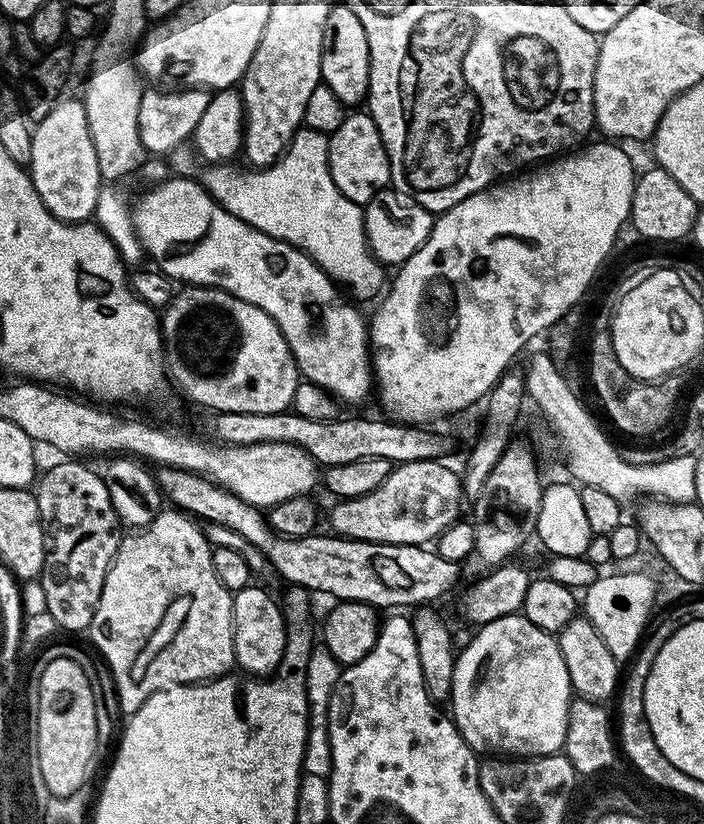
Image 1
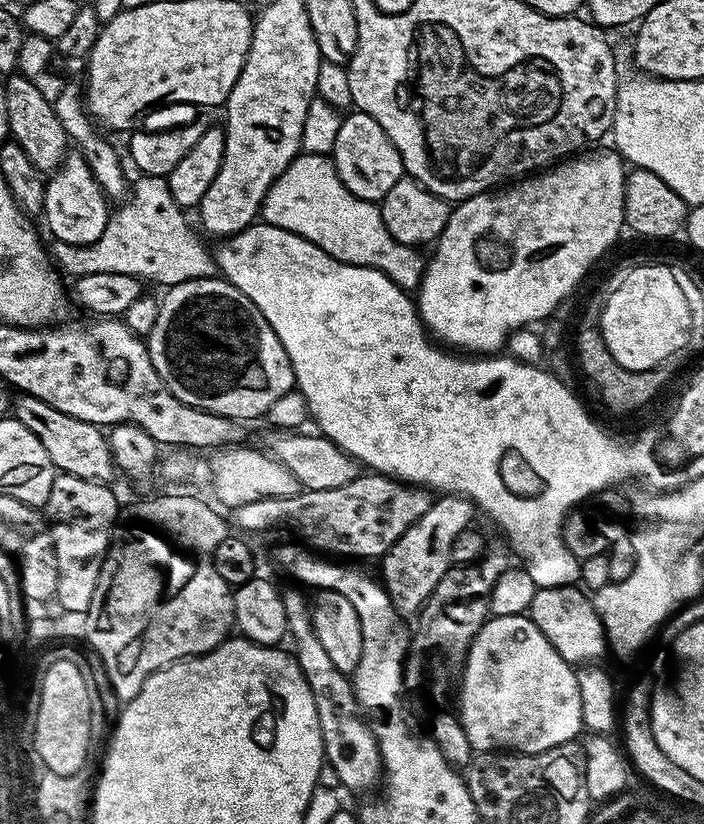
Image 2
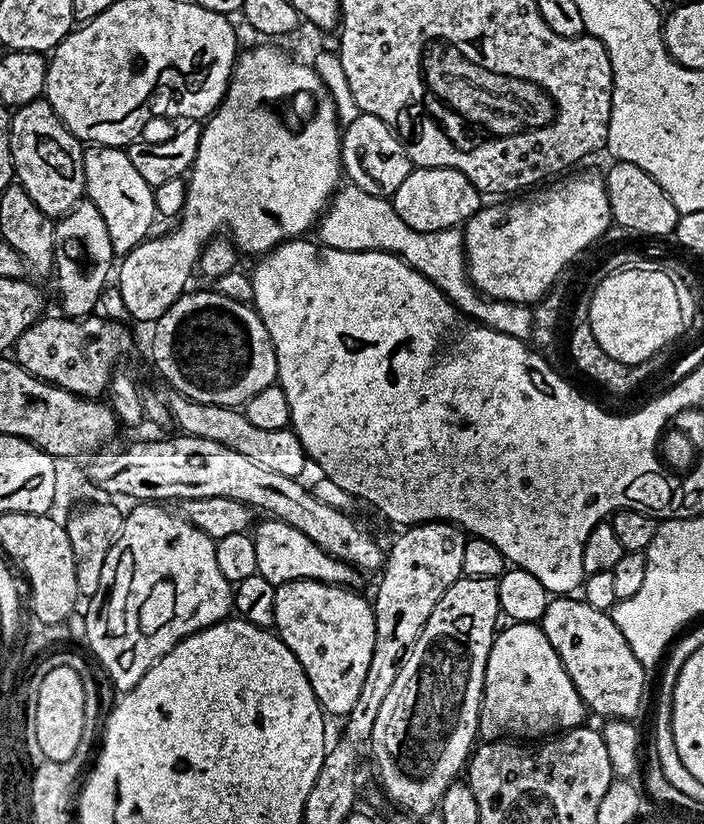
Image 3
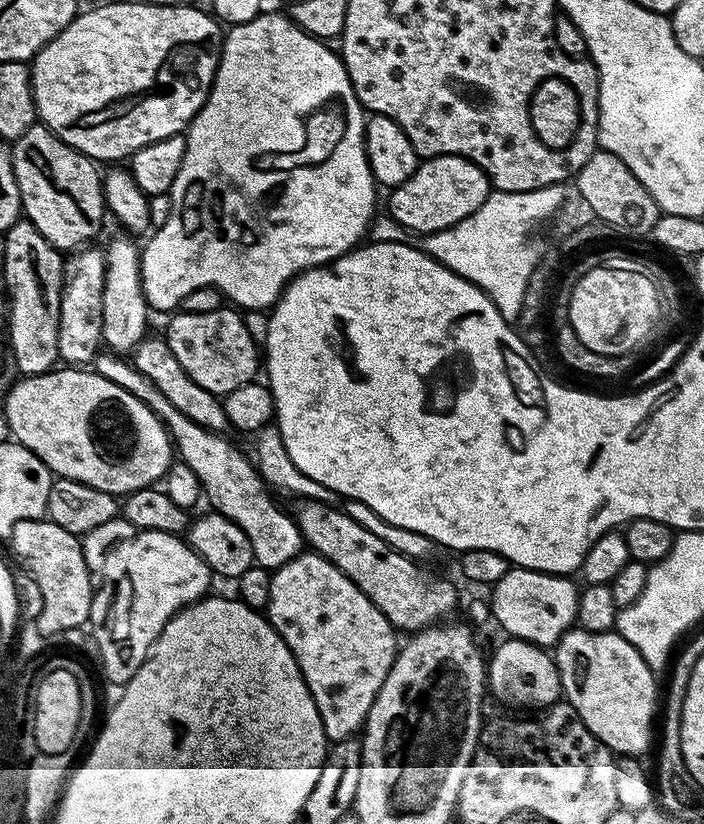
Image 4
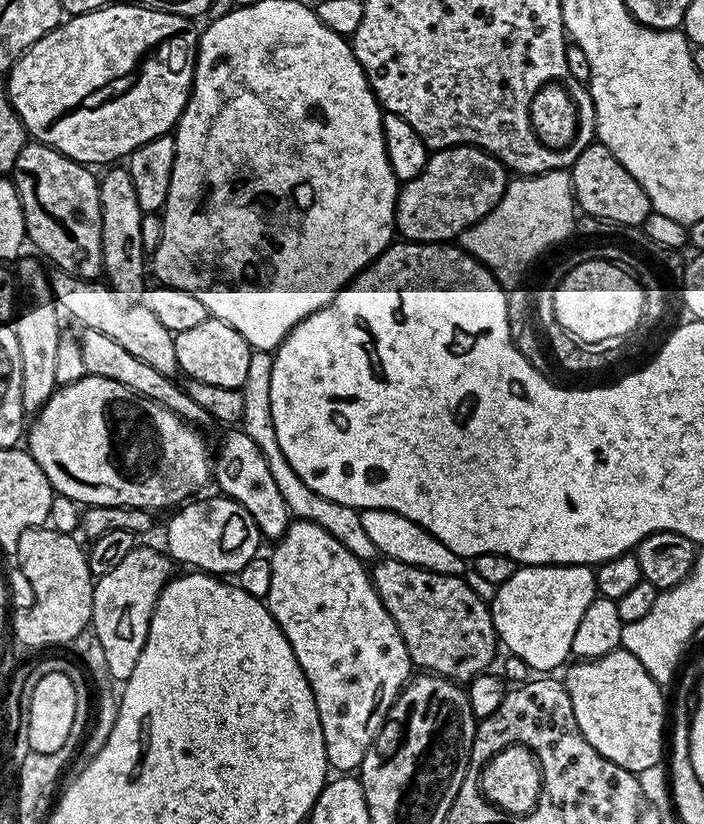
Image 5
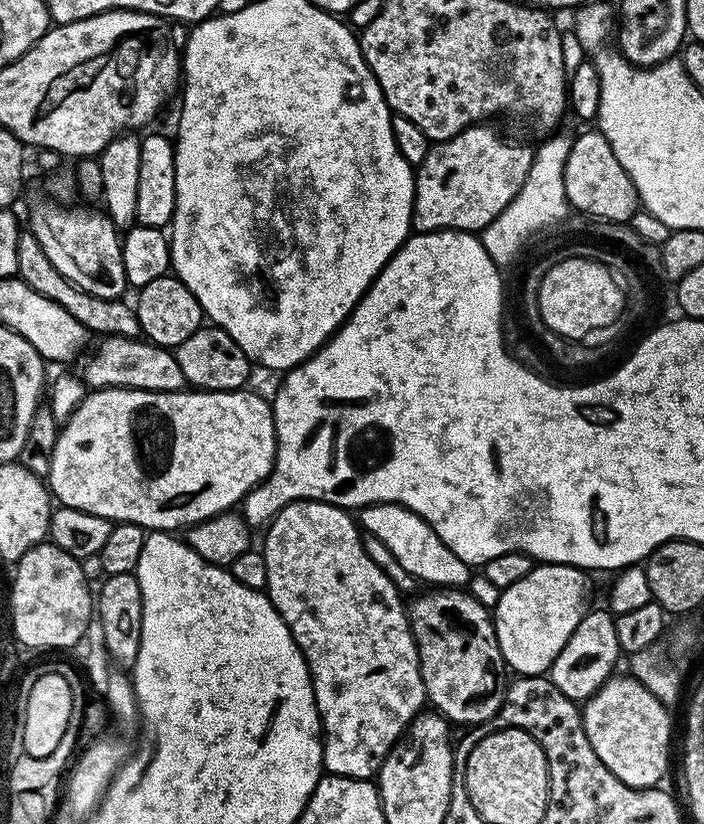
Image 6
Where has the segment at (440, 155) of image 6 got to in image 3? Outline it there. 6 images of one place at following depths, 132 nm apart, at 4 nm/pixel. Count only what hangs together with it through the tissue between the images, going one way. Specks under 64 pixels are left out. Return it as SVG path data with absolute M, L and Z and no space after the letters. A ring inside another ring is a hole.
M413 167L390 199L398 218L402 218L406 226L414 226L414 230L423 232L463 225L464 221L469 220L482 207L482 193L476 189L474 182L470 182L458 170L449 168Z

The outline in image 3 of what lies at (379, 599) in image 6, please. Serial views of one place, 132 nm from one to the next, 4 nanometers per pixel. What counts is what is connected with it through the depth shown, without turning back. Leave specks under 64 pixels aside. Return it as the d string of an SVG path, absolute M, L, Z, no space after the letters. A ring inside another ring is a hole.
M295 580L294 582L276 585L276 593L274 594L274 618L272 619L274 631L280 637L281 642L294 654L294 658L298 658L298 662L302 666L302 670L306 674L306 678L318 698L320 707L324 709L329 717L340 716L339 718L344 718L347 717L350 710L354 710L354 702L358 702L358 694L362 690L362 681L366 678L366 670L370 667L370 658L374 654L376 613L373 605L369 601L367 604L358 593L359 591L351 588L345 588L338 584L323 584L317 580Z

